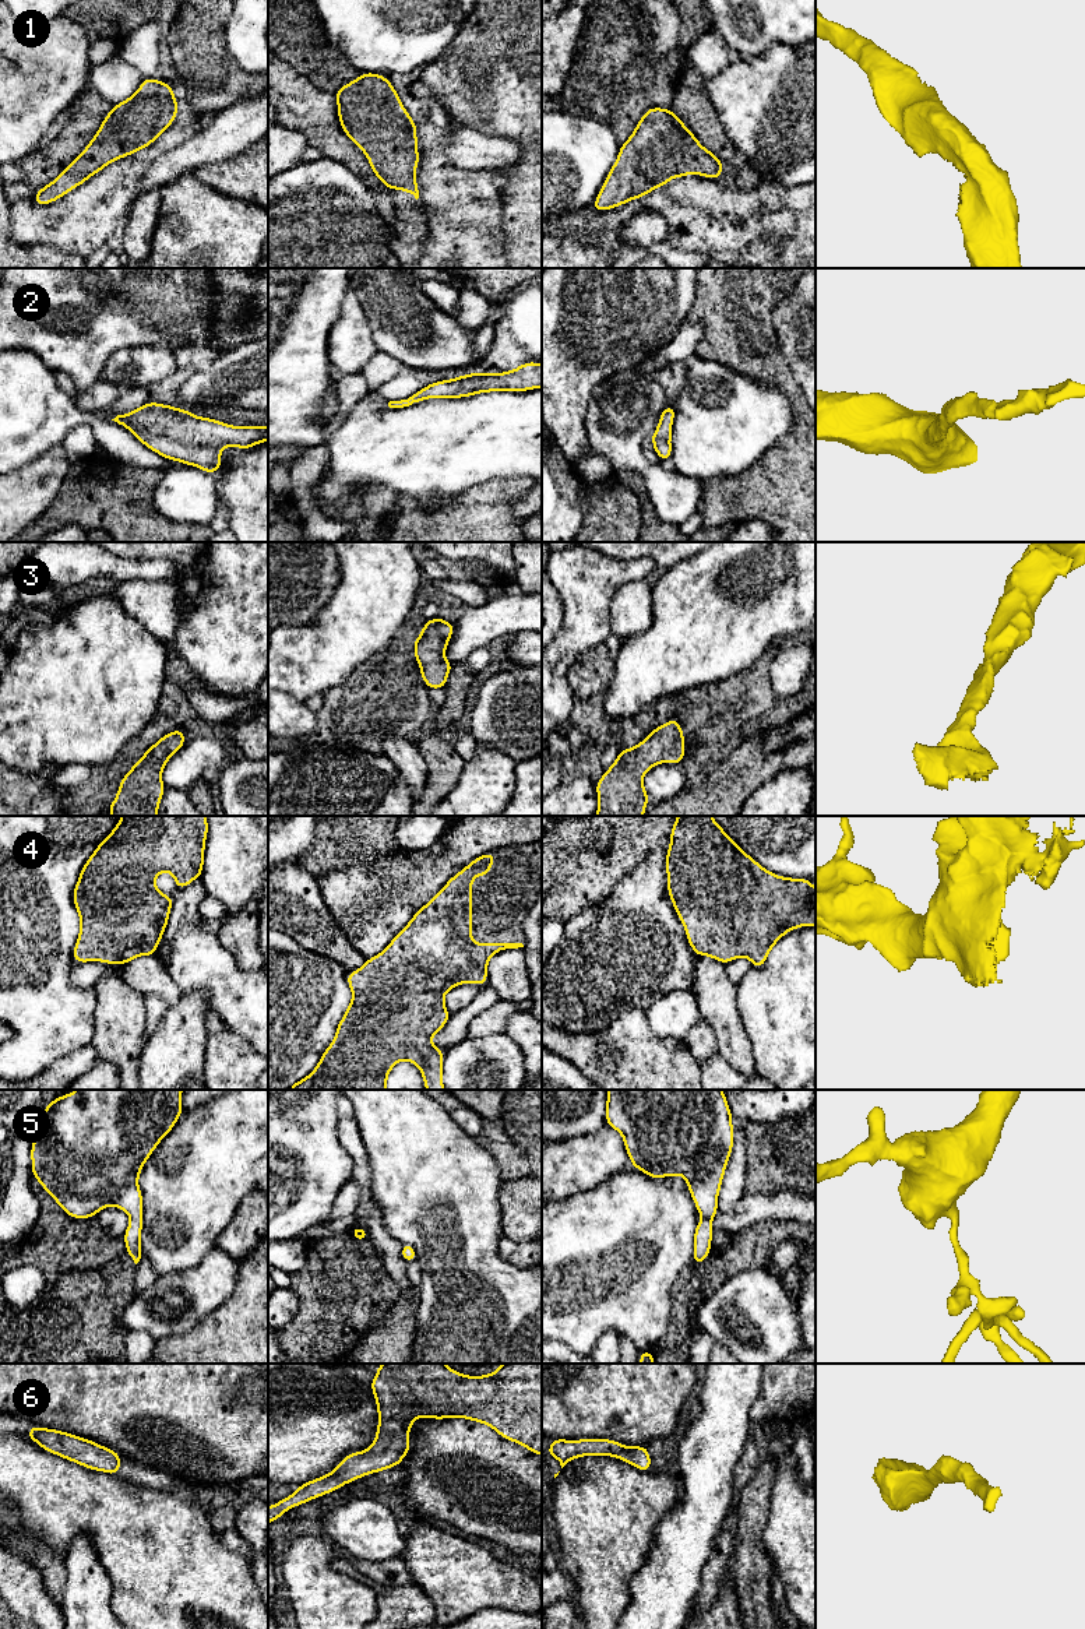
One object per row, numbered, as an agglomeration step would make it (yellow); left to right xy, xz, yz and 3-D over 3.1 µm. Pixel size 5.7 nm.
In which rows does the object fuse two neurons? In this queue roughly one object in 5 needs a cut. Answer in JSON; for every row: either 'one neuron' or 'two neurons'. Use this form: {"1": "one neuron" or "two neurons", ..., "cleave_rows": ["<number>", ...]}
{"1": "one neuron", "2": "one neuron", "3": "one neuron", "4": "one neuron", "5": "one neuron", "6": "one neuron", "cleave_rows": []}

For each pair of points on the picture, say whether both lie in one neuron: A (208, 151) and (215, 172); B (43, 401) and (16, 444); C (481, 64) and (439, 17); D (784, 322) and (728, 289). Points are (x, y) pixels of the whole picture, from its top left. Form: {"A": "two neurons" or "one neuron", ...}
{"A": "two neurons", "B": "one neuron", "C": "two neurons", "D": "two neurons"}

